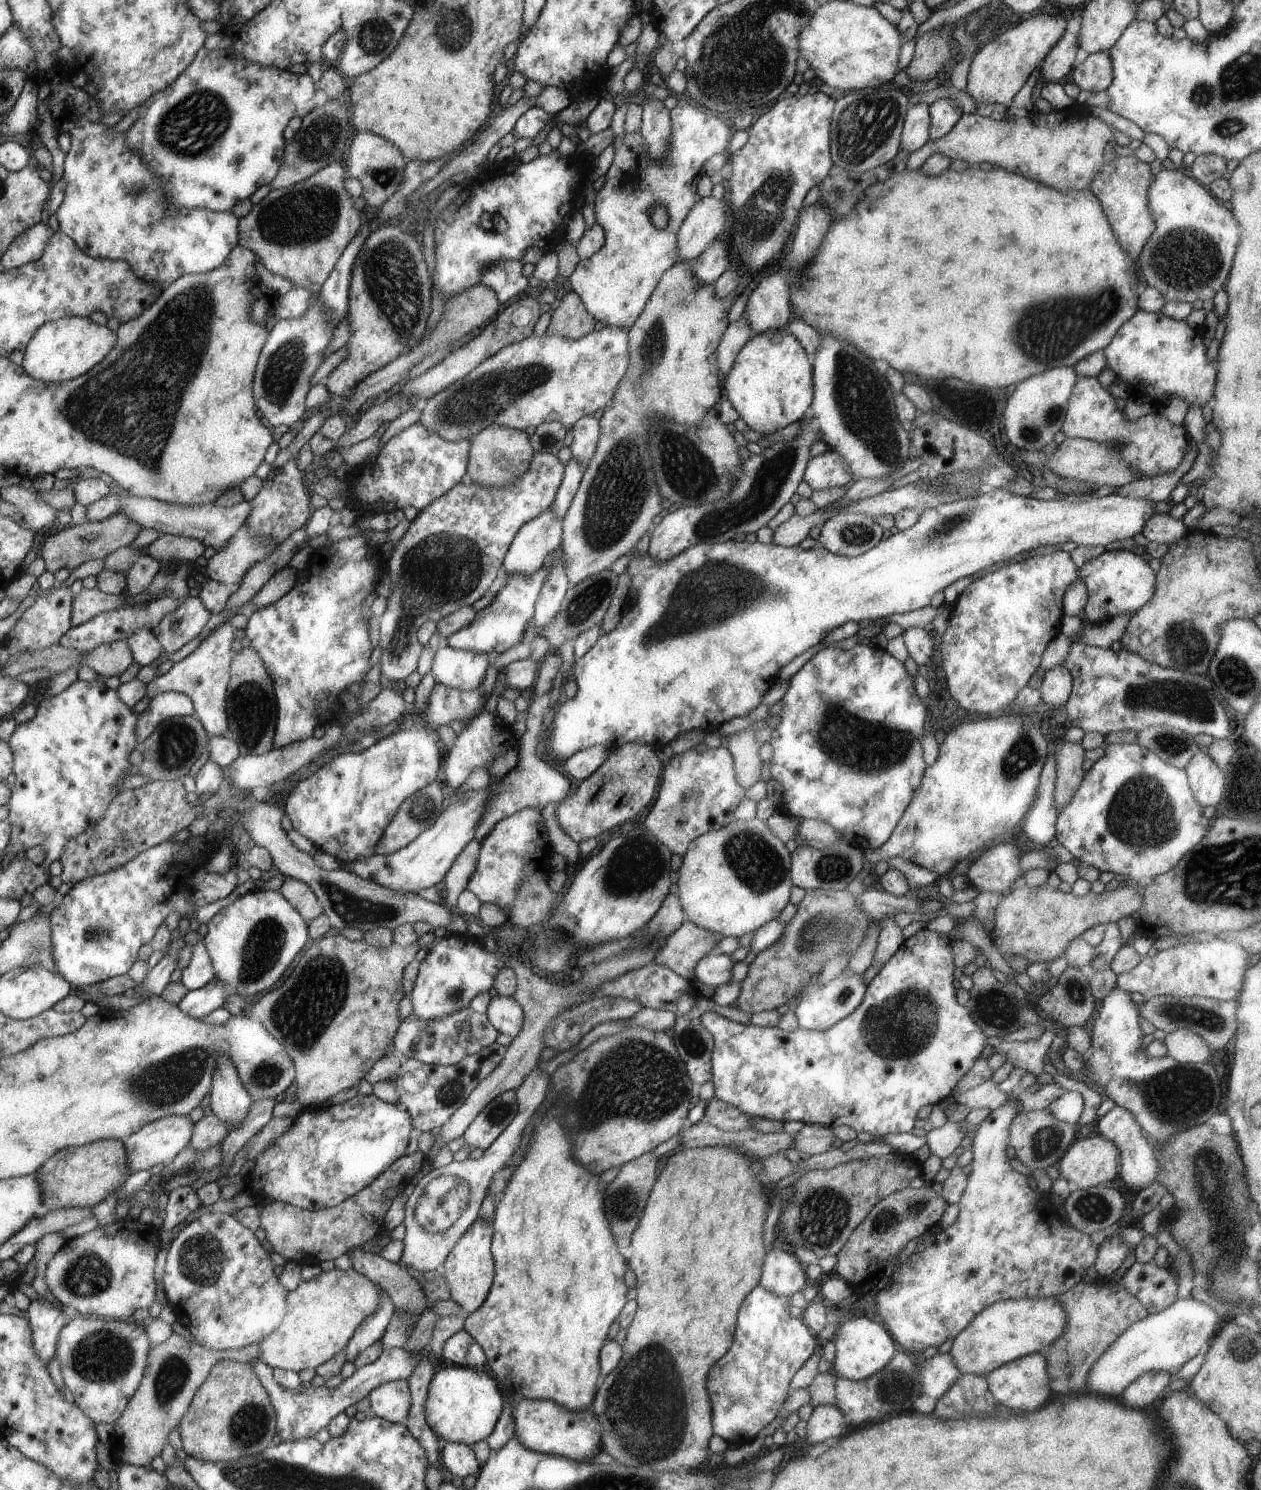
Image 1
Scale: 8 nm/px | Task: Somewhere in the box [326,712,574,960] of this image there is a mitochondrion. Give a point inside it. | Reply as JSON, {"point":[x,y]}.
{"point":[419,811]}

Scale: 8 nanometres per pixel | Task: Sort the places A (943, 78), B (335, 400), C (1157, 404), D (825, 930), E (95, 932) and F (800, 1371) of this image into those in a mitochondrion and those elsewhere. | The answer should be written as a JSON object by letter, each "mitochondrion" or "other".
{"A":"other","B":"other","C":"other","D":"mitochondrion","E":"mitochondrion","F":"other"}

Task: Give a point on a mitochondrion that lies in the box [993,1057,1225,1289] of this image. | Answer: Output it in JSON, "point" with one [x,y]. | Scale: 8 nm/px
{"point":[1173,1098]}

